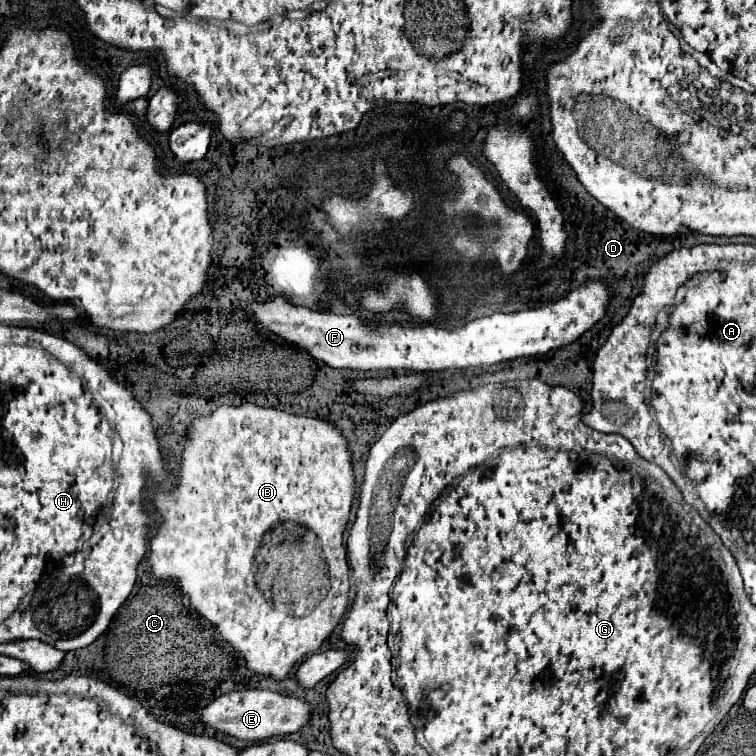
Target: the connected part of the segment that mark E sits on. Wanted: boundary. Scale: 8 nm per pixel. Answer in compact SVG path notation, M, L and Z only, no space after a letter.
M242 690L242 692L230 692L214 702L210 702L206 708L202 708L200 718L202 722L210 724L212 728L236 736L240 740L264 740L270 736L282 736L298 732L302 726L310 722L312 706L306 700L294 698L294 696L282 696L278 692L270 690Z

